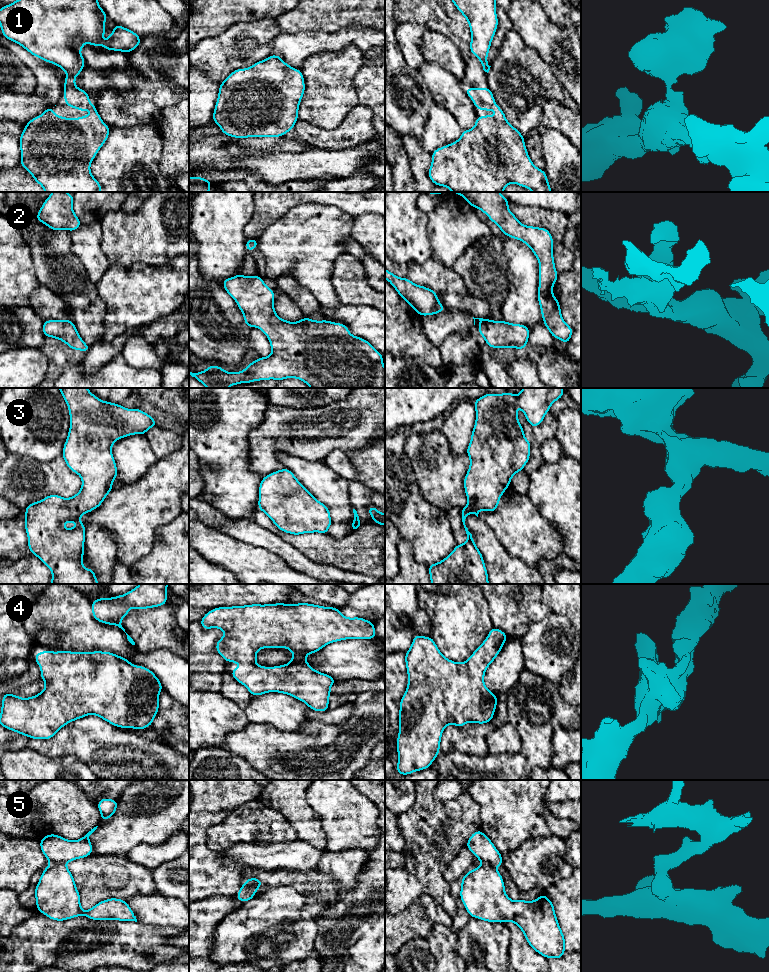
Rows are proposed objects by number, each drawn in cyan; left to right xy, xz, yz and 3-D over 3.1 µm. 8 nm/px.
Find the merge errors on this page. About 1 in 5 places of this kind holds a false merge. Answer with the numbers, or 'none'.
5

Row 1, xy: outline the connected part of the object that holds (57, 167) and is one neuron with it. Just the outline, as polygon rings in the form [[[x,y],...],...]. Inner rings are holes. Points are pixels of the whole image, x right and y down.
[[[16,0],[0,8],[3,36],[21,45],[39,59],[62,68],[67,74],[63,92],[66,106],[81,111],[92,111],[90,116],[65,118],[57,116],[51,106],[26,124],[20,136],[20,165],[33,176],[45,192],[102,190],[100,183],[91,174],[90,164],[109,137],[110,127],[102,121],[96,104],[89,103],[89,94],[75,86],[75,77],[81,73],[85,63],[80,50],[87,42],[92,46],[103,46],[106,50],[129,53],[141,42],[138,34],[116,24],[109,38],[101,42],[107,18],[98,0]]]

